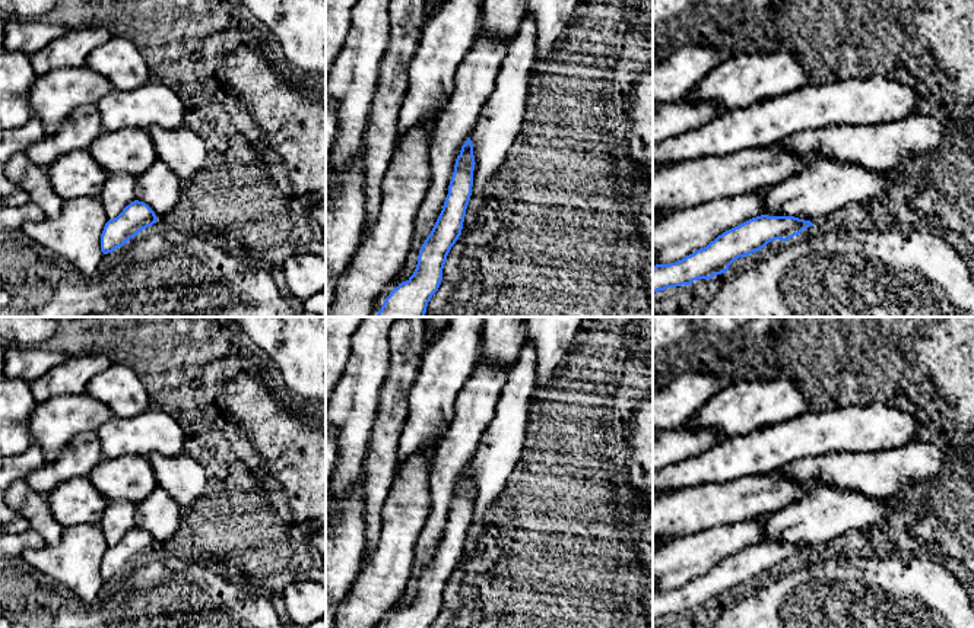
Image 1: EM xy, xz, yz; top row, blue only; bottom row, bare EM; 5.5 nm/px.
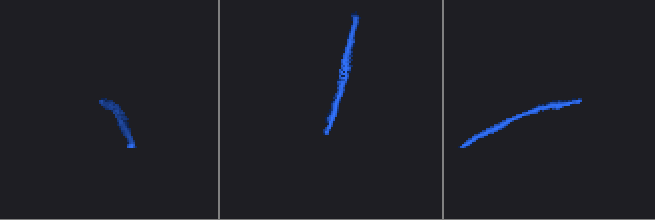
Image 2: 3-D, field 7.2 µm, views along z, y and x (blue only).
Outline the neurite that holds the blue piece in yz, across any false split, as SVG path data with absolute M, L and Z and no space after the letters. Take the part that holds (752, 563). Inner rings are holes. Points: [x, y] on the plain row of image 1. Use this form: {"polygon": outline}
{"polygon": "M794 543L752 545L679 589L653 593L653 621L692 612L698 606L713 606L726 600L739 584L761 578L771 568L787 568L809 554L813 554L810 548Z"}

